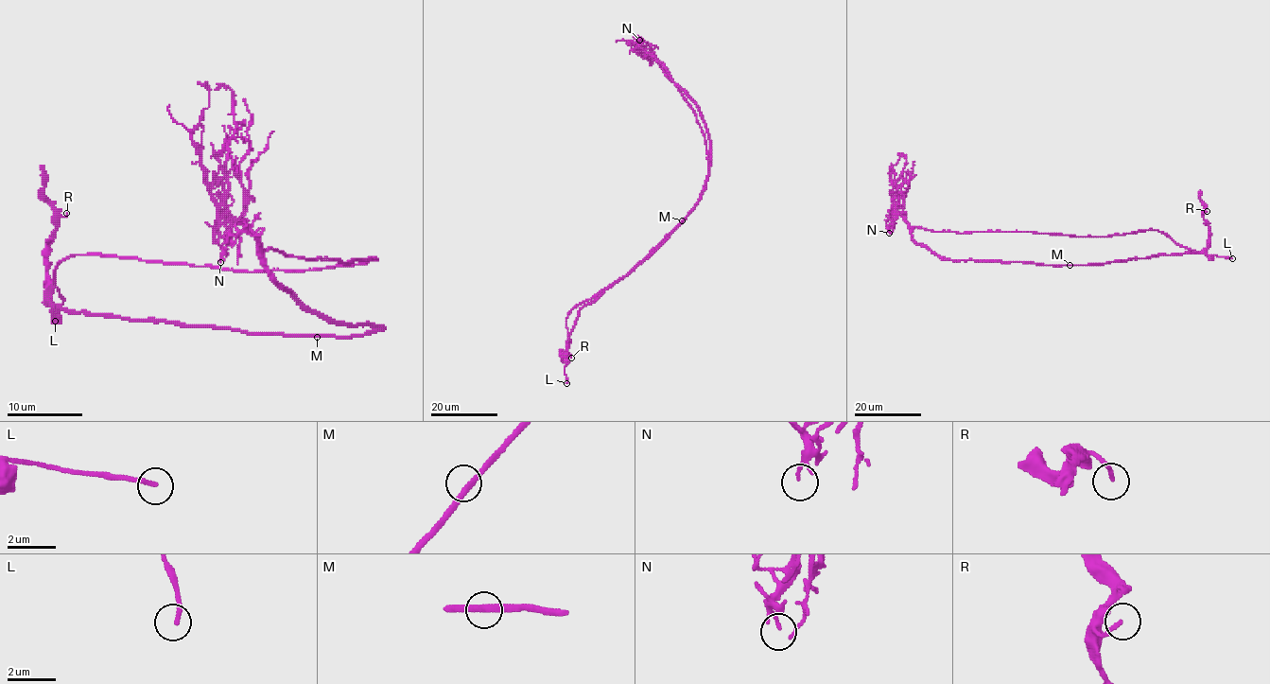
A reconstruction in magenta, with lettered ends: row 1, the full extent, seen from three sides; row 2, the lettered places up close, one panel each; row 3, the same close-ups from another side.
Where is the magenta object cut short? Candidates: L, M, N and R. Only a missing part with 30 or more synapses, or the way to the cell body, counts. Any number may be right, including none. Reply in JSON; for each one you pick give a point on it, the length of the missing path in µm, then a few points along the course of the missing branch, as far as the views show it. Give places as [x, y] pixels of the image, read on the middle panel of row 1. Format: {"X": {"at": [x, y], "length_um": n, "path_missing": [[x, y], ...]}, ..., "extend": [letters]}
{"L": {"at": [566, 383], "length_um": 10, "path_missing": [[566, 383], [570, 394], [576, 394]]}, "extend": ["L"]}

